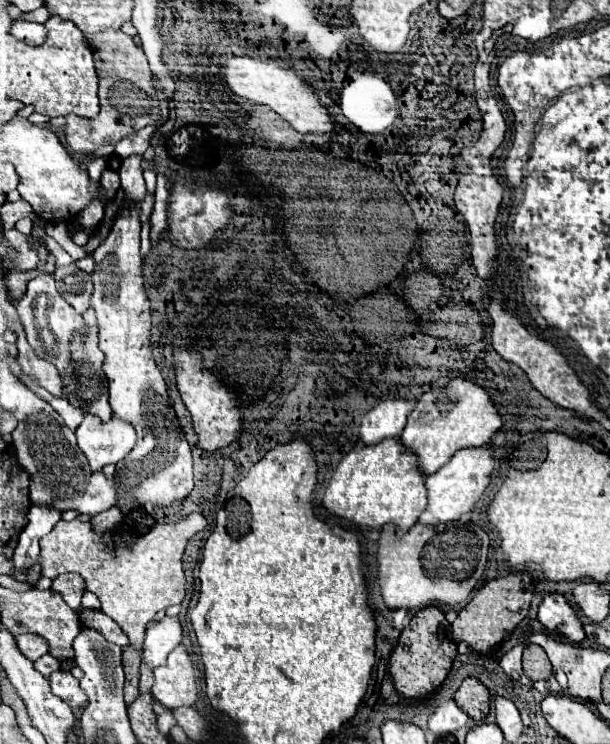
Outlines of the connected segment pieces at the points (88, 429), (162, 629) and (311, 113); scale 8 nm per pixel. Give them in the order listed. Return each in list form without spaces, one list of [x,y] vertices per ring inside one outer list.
[[[86,415],[82,425],[76,429],[78,447],[88,457],[88,463],[94,471],[102,469],[108,463],[122,461],[136,443],[136,431],[130,423],[118,421],[100,421],[94,415]]]
[[[164,617],[162,621],[150,623],[144,641],[144,659],[150,669],[164,665],[168,653],[182,641],[182,625],[178,617]]]
[[[228,57],[226,65],[222,69],[224,69],[224,79],[226,79],[228,87],[236,95],[240,95],[256,105],[270,107],[282,119],[286,119],[298,133],[322,135],[322,133],[334,131],[334,121],[332,121],[328,109],[322,105],[320,97],[314,93],[314,85],[310,81],[306,81],[304,77],[300,77],[294,69],[278,67],[274,63],[254,61],[250,57]]]

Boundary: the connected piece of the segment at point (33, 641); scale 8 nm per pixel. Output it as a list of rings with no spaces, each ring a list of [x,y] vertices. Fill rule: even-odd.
[[[18,635],[18,637],[16,637],[16,643],[18,643],[18,649],[20,649],[30,661],[36,661],[36,659],[40,659],[42,655],[48,653],[46,639],[44,639],[44,637],[38,637],[38,635]]]

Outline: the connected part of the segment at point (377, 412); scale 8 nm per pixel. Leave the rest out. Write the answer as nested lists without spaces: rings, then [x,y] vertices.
[[[408,399],[380,401],[362,419],[360,439],[366,445],[376,445],[386,437],[398,437],[406,425],[406,417],[410,409],[414,409],[414,401]]]

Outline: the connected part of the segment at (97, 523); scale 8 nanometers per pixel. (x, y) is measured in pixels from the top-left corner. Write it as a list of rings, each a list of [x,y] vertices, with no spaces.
[[[112,507],[112,509],[102,511],[92,517],[92,525],[98,531],[110,531],[110,529],[118,527],[120,523],[122,523],[122,509],[118,509],[118,507]]]

